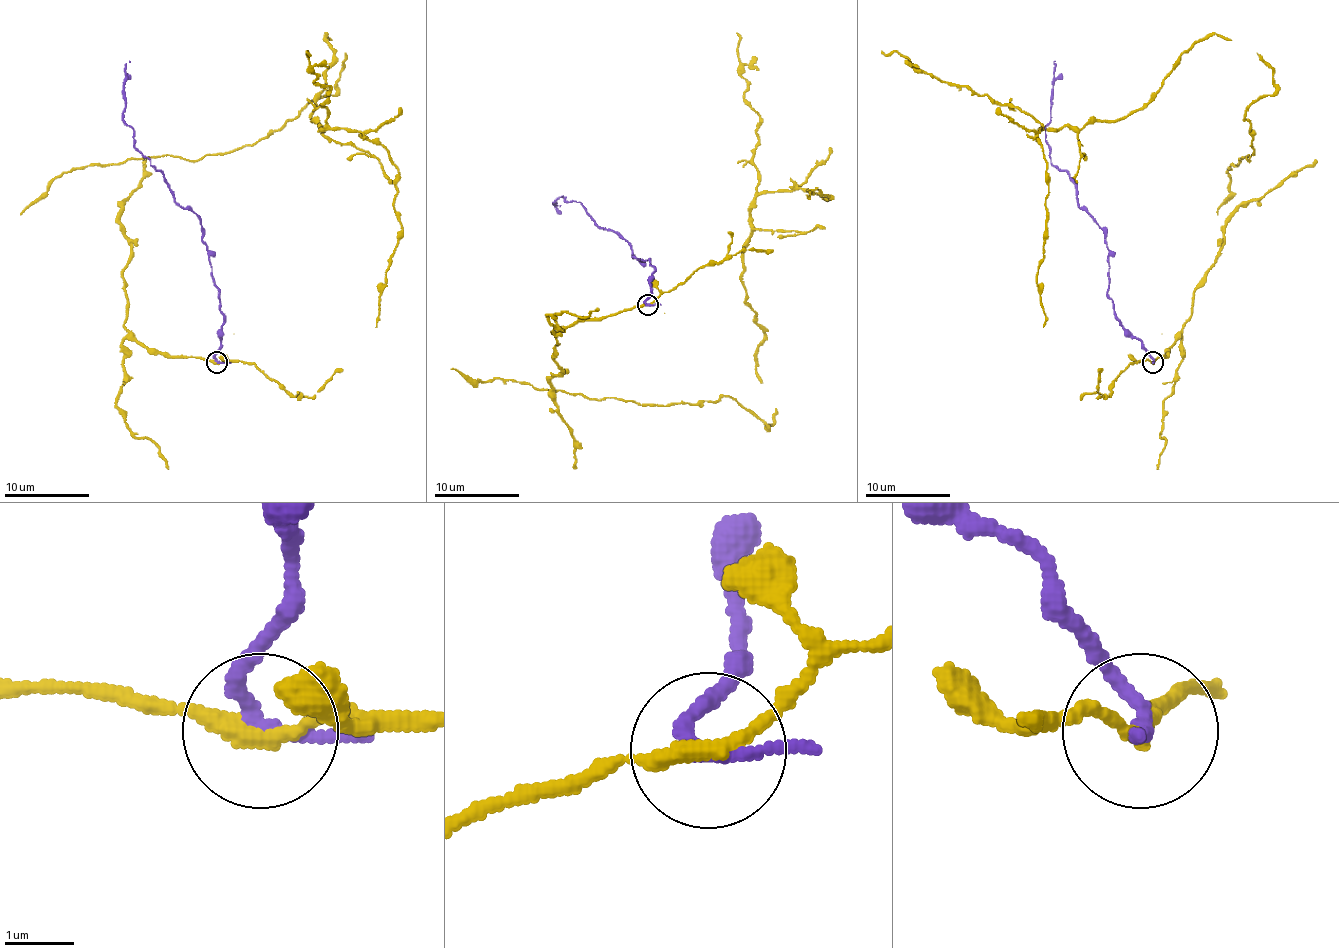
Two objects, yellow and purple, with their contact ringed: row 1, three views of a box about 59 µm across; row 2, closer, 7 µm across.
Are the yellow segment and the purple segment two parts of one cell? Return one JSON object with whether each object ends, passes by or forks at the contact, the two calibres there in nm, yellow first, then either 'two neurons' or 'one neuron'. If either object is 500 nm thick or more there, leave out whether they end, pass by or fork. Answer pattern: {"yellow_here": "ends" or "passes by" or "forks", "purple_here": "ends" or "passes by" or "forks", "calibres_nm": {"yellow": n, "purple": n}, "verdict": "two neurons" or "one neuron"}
{"yellow_here": "passes by", "purple_here": "passes by", "calibres_nm": {"yellow": 240, "purple": 180}, "verdict": "two neurons"}

